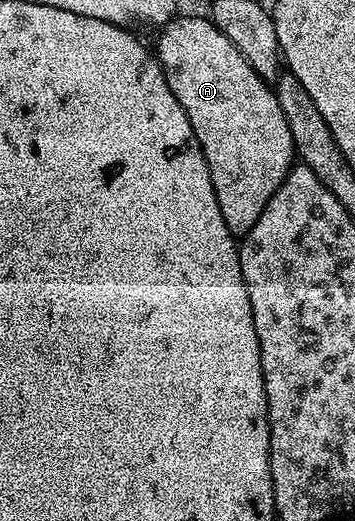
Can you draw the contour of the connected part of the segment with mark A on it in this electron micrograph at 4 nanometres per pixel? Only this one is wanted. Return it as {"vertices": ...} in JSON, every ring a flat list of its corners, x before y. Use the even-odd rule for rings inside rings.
{"vertices":[[174,16,160,33,155,56,161,62,175,99,179,99,183,111,187,111,195,139,199,139,207,159,215,199,219,199,219,211,223,211,223,219,233,234,249,233,259,215,263,215,267,199,279,191,283,179,295,164,291,127,287,127,287,119,283,119,283,107,279,107,274,86,251,71,251,63,239,55,235,43,231,43,231,39,227,39,227,35,223,35,223,31,206,17]]}

